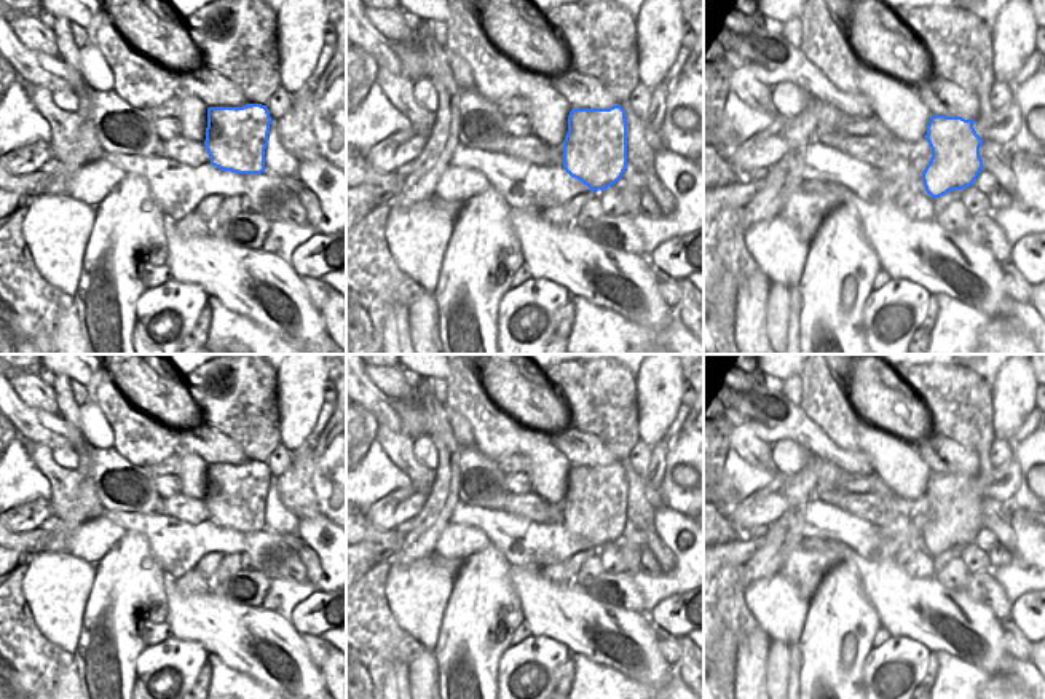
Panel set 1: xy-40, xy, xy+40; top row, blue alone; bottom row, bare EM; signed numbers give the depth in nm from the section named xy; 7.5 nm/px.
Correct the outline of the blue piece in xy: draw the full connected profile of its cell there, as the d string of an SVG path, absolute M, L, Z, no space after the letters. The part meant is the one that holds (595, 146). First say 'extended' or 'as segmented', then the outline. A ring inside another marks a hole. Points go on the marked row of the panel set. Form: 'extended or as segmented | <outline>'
as segmented | M619 104L609 109L571 109L563 140L563 168L590 192L605 190L622 177L627 169L627 118Z

